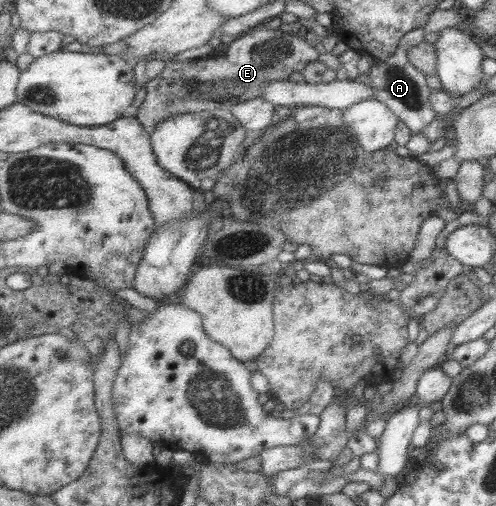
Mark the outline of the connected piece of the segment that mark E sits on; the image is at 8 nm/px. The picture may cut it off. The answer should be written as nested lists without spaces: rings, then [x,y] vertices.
[[[257,27],[255,30],[233,40],[225,52],[212,52],[200,59],[191,59],[183,62],[168,62],[164,70],[152,80],[148,80],[147,94],[144,101],[134,113],[146,130],[151,134],[161,122],[167,118],[183,113],[216,110],[219,108],[232,109],[237,103],[261,97],[263,88],[271,80],[289,79],[292,71],[300,72],[307,62],[317,60],[318,52],[314,44],[299,38],[294,33],[287,33],[277,29]]]

